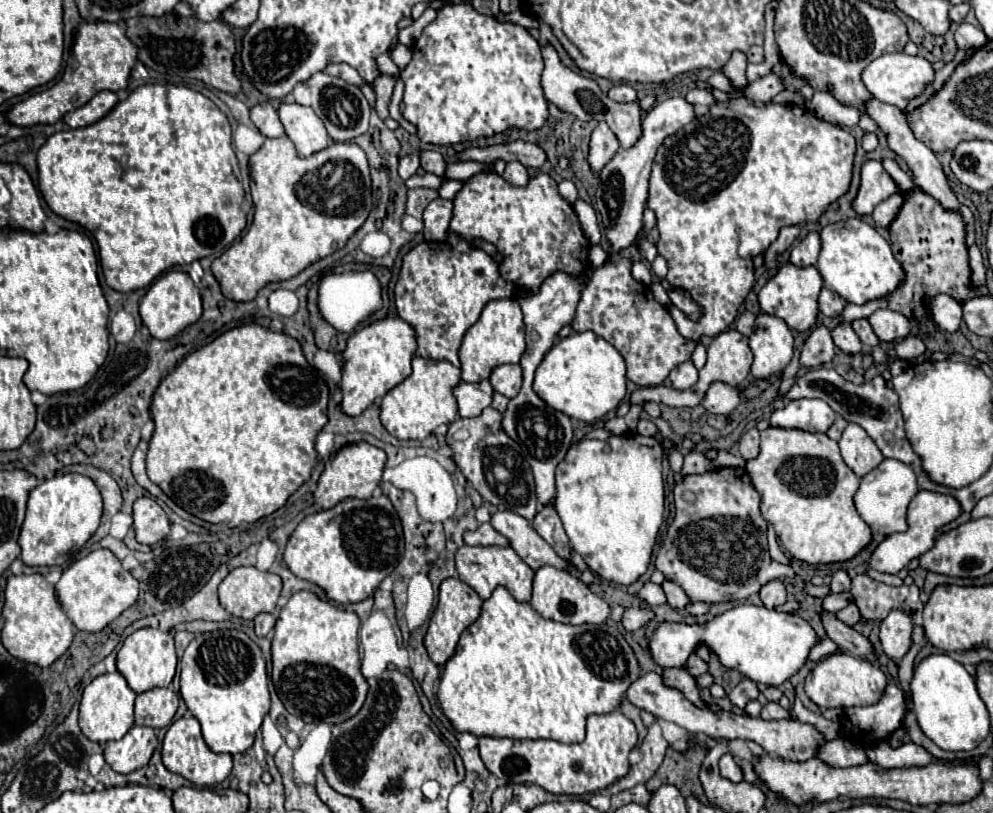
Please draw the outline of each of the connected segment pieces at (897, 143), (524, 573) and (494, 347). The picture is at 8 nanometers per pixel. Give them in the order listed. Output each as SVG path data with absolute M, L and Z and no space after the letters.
M873 98L873 100L865 102L865 114L869 114L869 116L873 118L873 122L877 122L879 132L883 132L883 134L887 136L889 148L907 162L907 166L909 166L909 170L911 170L913 184L919 186L921 190L925 190L927 194L931 194L931 196L933 196L937 202L941 202L945 208L951 208L951 210L959 210L959 212L961 212L965 224L967 224L967 246L973 244L973 240L975 240L975 234L973 234L973 212L957 200L957 196L955 196L955 192L951 190L951 186L949 186L949 182L947 182L947 176L945 176L945 172L943 172L943 168L941 168L941 164L939 164L939 160L937 160L937 156L935 156L923 142L919 142L919 140L913 136L909 124L907 124L907 120L905 120L905 112L899 110L897 106L891 106L891 104L885 104L885 102L879 102L879 100Z
M463 546L455 554L455 564L459 572L459 580L469 584L483 600L487 600L497 586L505 586L511 596L519 602L529 602L531 600L531 590L533 590L533 576L535 572L521 562L517 552L513 548L503 548L503 546Z
M493 300L481 312L481 318L467 330L459 358L461 358L461 372L465 382L481 382L489 380L489 374L501 364L517 364L525 354L525 322L521 318L521 310L517 300Z

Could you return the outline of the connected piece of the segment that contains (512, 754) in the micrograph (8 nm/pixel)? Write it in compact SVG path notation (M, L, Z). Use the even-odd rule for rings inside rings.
M621 710L609 714L591 714L587 718L587 738L581 744L563 744L557 740L511 740L479 738L481 760L501 782L537 784L551 794L581 796L599 792L629 772L629 752L637 744L635 724Z

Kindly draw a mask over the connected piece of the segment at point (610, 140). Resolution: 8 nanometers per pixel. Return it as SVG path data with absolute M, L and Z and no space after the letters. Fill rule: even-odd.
M599 122L591 134L591 150L589 150L589 164L595 174L617 154L619 142L617 136L609 130L605 122Z

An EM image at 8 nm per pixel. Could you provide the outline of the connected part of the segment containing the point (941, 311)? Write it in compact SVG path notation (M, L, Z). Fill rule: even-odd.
M939 294L931 300L931 314L937 326L945 332L957 332L961 326L961 304L947 294Z

